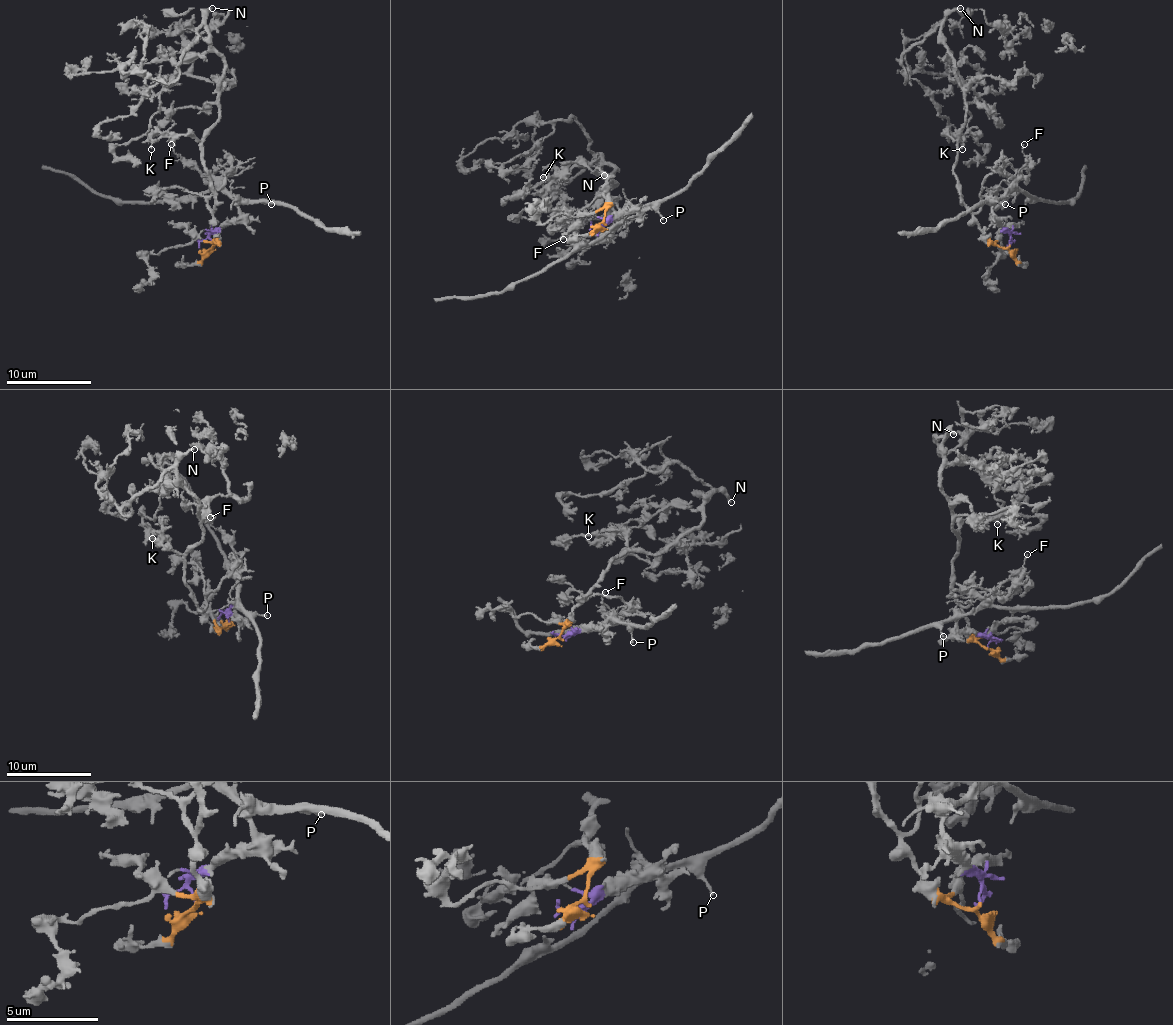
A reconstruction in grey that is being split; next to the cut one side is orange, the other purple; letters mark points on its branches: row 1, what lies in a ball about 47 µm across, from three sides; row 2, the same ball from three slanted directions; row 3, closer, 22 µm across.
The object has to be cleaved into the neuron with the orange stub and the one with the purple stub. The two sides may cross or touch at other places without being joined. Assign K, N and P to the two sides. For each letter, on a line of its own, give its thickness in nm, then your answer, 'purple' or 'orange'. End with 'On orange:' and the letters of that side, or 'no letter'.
K: 220 nm | orange
N: 240 nm | orange
P: 150 nm | purple
On orange: K, N

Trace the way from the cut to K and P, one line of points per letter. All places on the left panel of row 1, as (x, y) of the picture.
K: (213, 245), (215, 200), (202, 147), (193, 138), (176, 134), (157, 138), (151, 149)
P: (213, 245), (210, 236), (238, 215), (240, 204), (260, 200), (270, 204)

